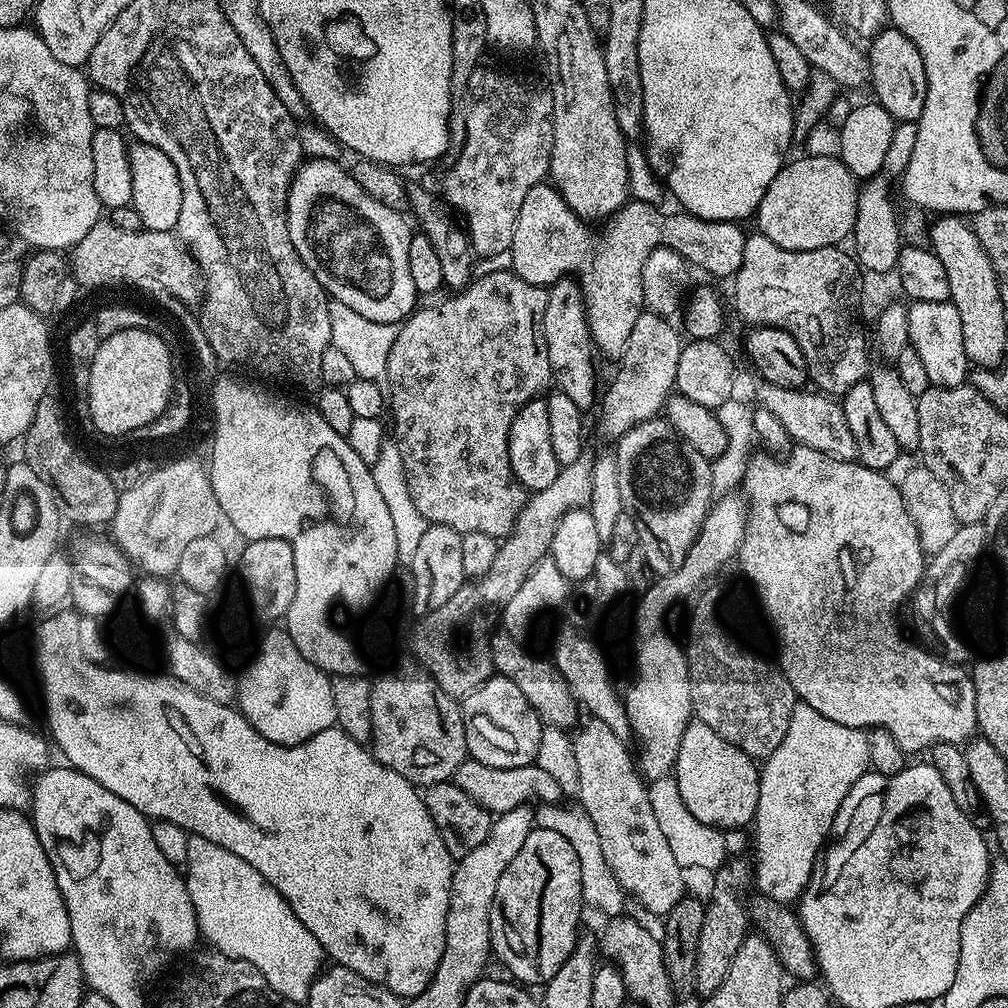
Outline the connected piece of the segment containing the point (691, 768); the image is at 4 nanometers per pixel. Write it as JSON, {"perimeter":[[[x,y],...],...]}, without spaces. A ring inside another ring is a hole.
{"perimeter":[[[698,719],[689,720],[682,734],[674,777],[686,809],[698,822],[727,830],[743,829],[755,821],[760,789],[757,761],[738,750],[738,746],[730,746],[726,738],[714,734],[710,726]]]}

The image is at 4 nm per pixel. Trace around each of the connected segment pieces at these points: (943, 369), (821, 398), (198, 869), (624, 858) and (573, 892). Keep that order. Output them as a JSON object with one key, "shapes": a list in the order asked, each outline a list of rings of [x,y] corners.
{"shapes":[[[[948,301],[915,302],[908,308],[908,342],[926,366],[929,385],[962,386],[970,376],[970,361],[962,342],[962,318]]],[[[759,381],[754,392],[755,405],[769,411],[786,430],[789,439],[803,447],[816,449],[822,453],[830,453],[840,460],[853,461],[856,455],[856,443],[850,426],[847,425],[843,405],[833,397],[807,389],[786,388],[773,383]]],[[[192,834],[187,839],[186,900],[196,911],[201,934],[215,951],[250,962],[273,990],[303,1005],[326,960],[318,938],[302,926],[282,894],[254,866],[204,836]]],[[[584,708],[577,713],[577,723],[580,730],[576,736],[573,735],[571,743],[580,780],[576,795],[579,807],[594,824],[602,856],[621,888],[627,895],[633,895],[650,913],[665,916],[686,894],[686,872],[676,862],[656,821],[647,783],[636,772],[624,746],[625,741],[614,734],[606,722]]],[[[533,827],[522,850],[518,850],[510,866],[502,870],[502,878],[498,878],[498,890],[494,890],[494,902],[490,910],[492,952],[495,959],[497,956],[508,967],[507,975],[513,981],[524,986],[544,986],[554,978],[554,974],[558,974],[560,967],[572,957],[572,951],[576,949],[578,933],[581,931],[580,908],[583,904],[582,874],[574,846],[570,846],[562,834],[554,834],[554,830]]]]}

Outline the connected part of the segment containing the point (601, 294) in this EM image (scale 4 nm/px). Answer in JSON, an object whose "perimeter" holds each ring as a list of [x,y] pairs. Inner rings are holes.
{"perimeter":[[[551,183],[535,184],[530,194],[526,194],[522,210],[518,210],[518,222],[514,222],[514,238],[510,249],[511,271],[518,278],[541,286],[575,277],[584,295],[584,309],[588,315],[588,329],[595,351],[619,358],[624,355],[624,347],[630,338],[630,330],[634,330],[634,322],[638,322],[641,312],[645,311],[642,266],[646,266],[646,258],[650,258],[656,248],[672,248],[693,269],[701,268],[712,276],[732,278],[742,266],[742,250],[746,250],[748,236],[740,229],[743,227],[739,223],[730,220],[703,220],[697,216],[689,216],[683,210],[676,210],[673,216],[663,216],[660,212],[659,207],[632,198],[621,208],[615,209],[609,215],[612,217],[601,228],[587,228],[585,221],[576,215],[576,211],[563,200]]]}

